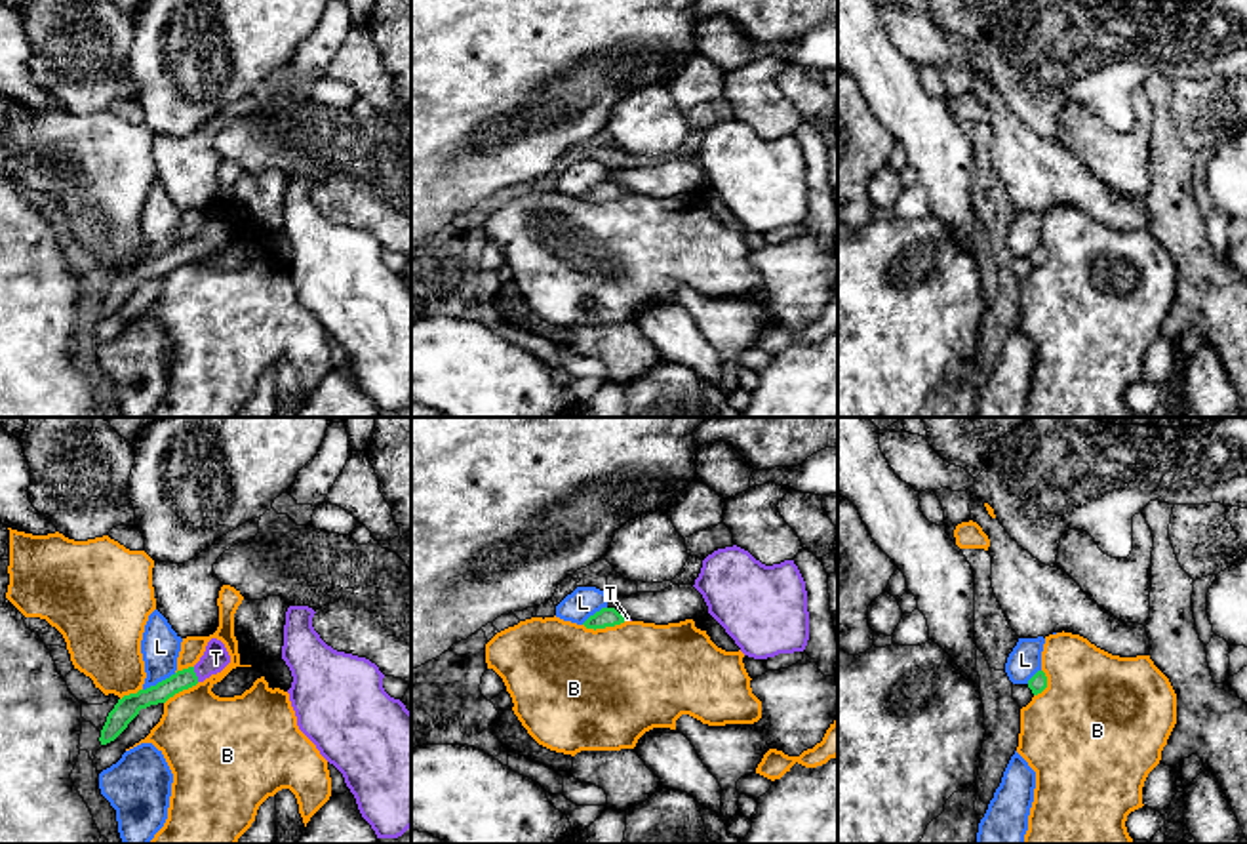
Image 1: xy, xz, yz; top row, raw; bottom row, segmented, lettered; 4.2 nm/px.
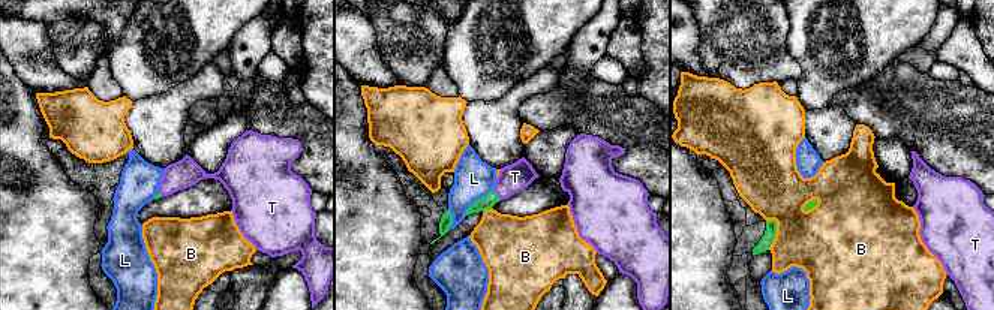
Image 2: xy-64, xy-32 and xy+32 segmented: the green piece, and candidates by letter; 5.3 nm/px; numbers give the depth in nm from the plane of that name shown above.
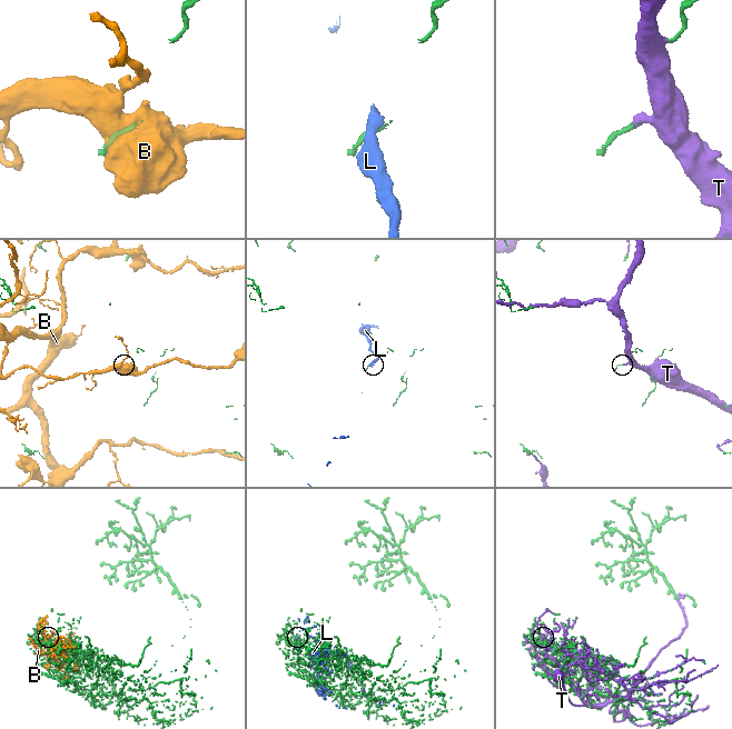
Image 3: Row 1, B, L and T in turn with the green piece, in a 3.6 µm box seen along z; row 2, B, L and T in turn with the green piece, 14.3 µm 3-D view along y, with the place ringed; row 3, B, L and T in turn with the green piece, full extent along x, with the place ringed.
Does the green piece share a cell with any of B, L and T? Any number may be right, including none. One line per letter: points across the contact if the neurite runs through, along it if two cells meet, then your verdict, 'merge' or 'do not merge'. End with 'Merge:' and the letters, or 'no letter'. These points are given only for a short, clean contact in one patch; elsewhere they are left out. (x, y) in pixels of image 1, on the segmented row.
B: do not merge
L: along xy (176, 673), (143, 690) | do not merge
T: merge
Merge: T

